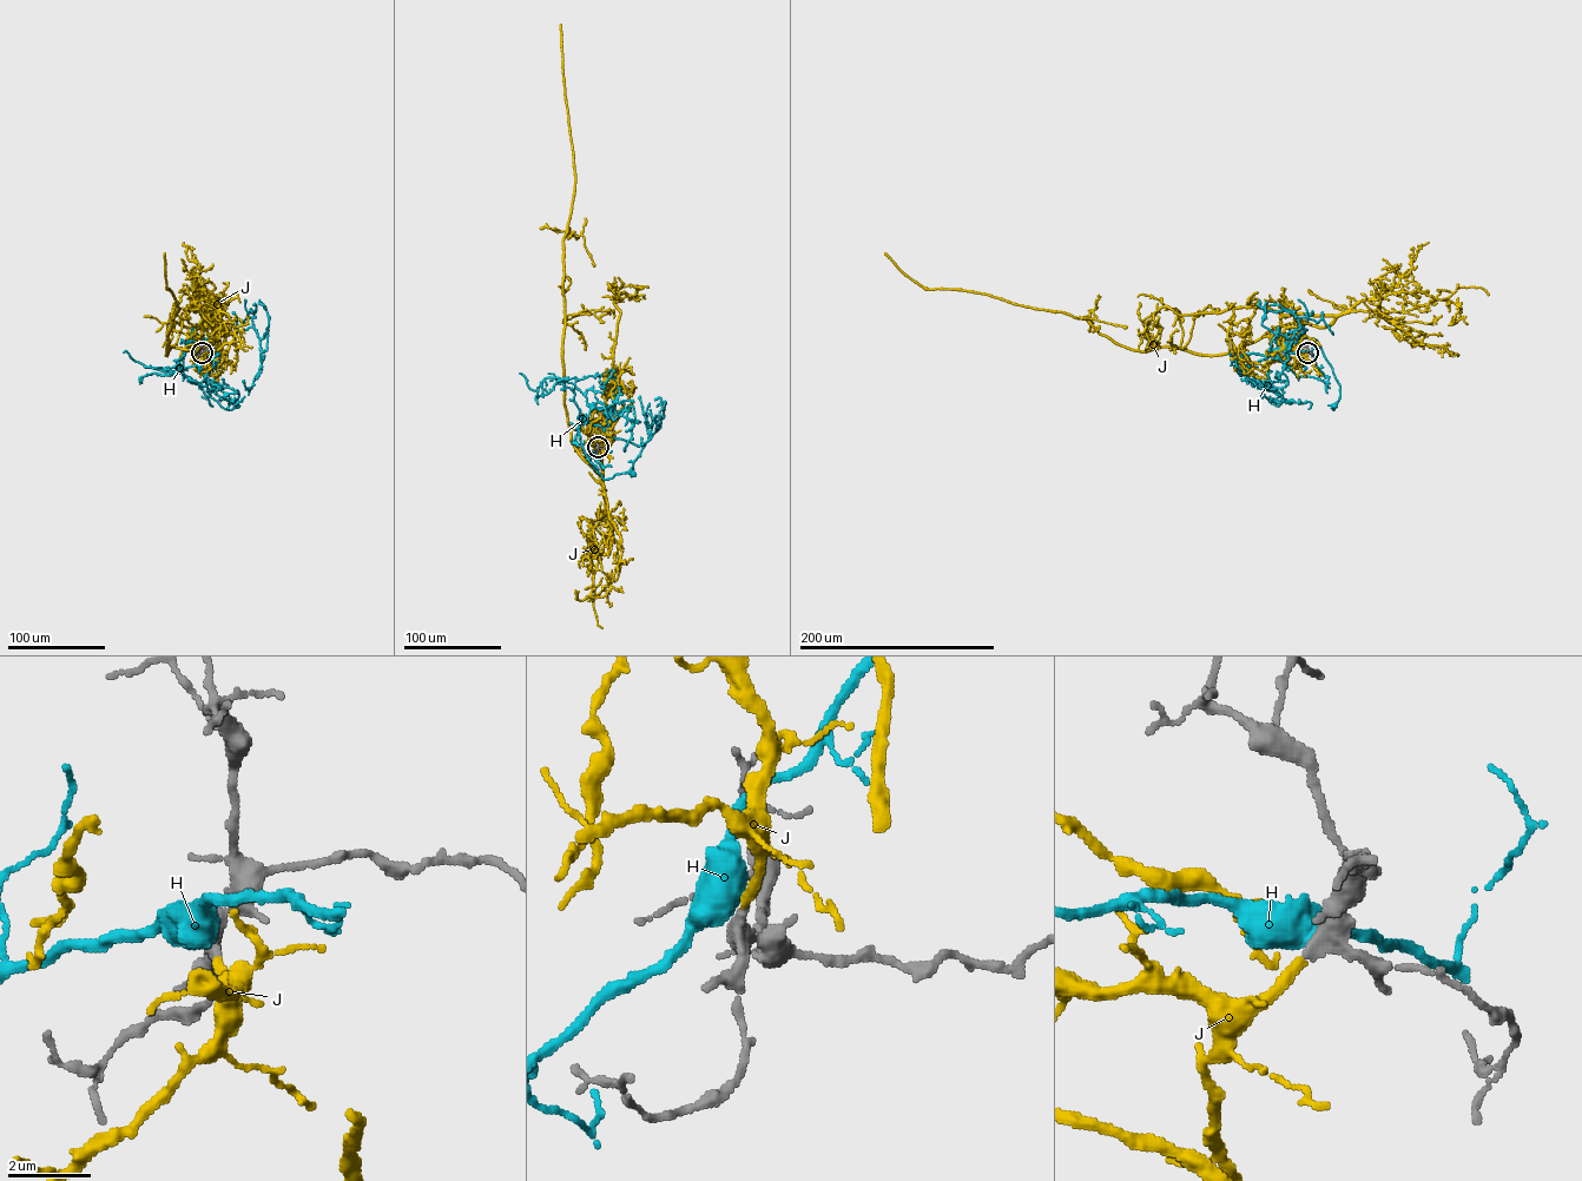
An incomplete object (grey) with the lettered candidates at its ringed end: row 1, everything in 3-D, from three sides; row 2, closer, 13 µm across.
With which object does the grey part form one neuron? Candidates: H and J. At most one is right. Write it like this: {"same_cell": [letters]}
{"same_cell": ["J"]}

